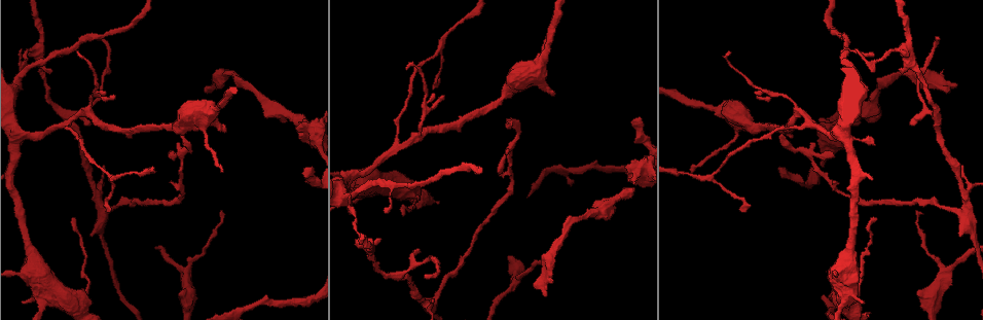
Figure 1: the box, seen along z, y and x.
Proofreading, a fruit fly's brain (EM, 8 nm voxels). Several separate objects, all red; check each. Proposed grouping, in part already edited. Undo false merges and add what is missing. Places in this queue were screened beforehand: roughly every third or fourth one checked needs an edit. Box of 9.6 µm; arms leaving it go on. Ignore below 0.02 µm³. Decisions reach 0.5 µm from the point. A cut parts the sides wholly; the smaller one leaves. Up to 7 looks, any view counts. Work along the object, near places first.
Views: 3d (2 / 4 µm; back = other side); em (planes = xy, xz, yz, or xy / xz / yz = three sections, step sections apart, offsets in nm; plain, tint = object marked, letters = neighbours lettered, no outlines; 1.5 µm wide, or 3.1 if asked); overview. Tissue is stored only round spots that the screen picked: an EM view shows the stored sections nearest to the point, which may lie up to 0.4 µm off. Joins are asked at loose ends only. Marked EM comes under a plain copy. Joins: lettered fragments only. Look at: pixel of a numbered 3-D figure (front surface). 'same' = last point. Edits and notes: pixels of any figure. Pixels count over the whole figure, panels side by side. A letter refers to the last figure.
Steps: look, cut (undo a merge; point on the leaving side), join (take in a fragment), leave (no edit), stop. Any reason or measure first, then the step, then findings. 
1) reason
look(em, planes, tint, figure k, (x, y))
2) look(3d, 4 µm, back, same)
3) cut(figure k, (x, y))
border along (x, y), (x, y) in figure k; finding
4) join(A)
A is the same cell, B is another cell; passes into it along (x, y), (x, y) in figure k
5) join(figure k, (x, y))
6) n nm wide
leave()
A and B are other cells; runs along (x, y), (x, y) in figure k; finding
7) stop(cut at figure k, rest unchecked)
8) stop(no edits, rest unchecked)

free end
look(em, planes, letters, figure 1, (172, 154))

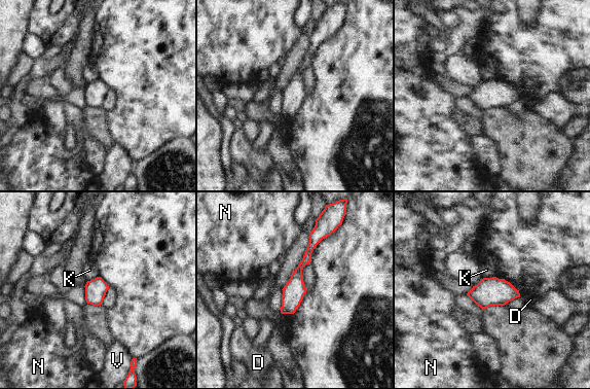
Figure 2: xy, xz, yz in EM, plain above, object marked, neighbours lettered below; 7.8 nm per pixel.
leave()
D, K, N and V are other cells; runs along (317, 233), (284, 311) in figure 2; none of them fits

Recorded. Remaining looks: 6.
an open end
look(3d, 2 µm, figure 1, (76, 221))

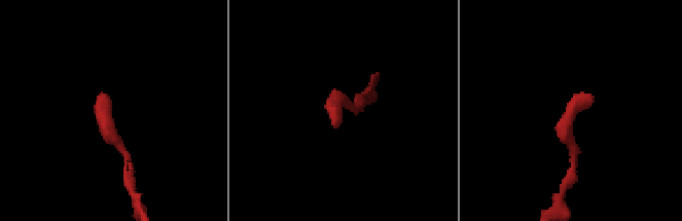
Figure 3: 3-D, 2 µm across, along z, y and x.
look(em, xz, step 4, tint, figure 3, (105, 103))

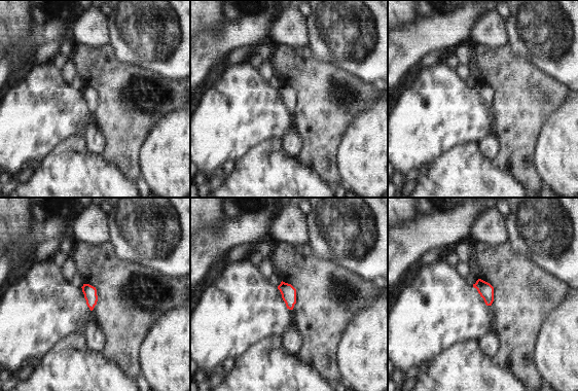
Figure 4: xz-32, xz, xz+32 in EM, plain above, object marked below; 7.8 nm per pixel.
look(em, planes, letters, same)

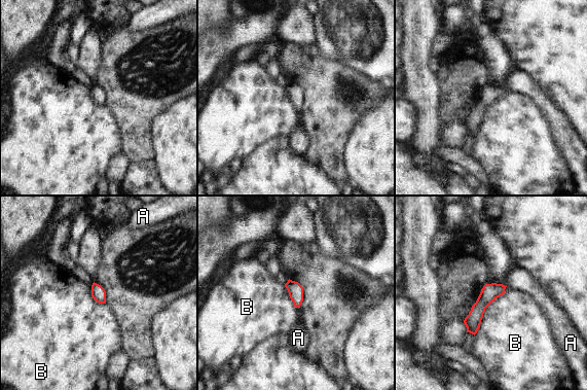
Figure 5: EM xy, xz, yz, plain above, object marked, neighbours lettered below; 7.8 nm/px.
110 nm wide; B touches over 460 nm
leave()
A and B are other cells; none of them fits

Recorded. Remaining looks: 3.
thin neck
look(em, planes, letters, figure 1, (461, 23))

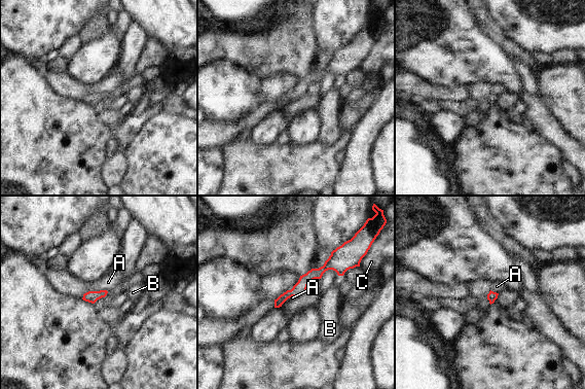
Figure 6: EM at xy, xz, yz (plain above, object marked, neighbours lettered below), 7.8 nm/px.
80 nm wide
leave()
A, B and C are other cells; runs along (349, 262), (326, 266), (277, 305) in figure 6; one neuron here

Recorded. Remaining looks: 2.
stop(no edits, rest unchecked)

